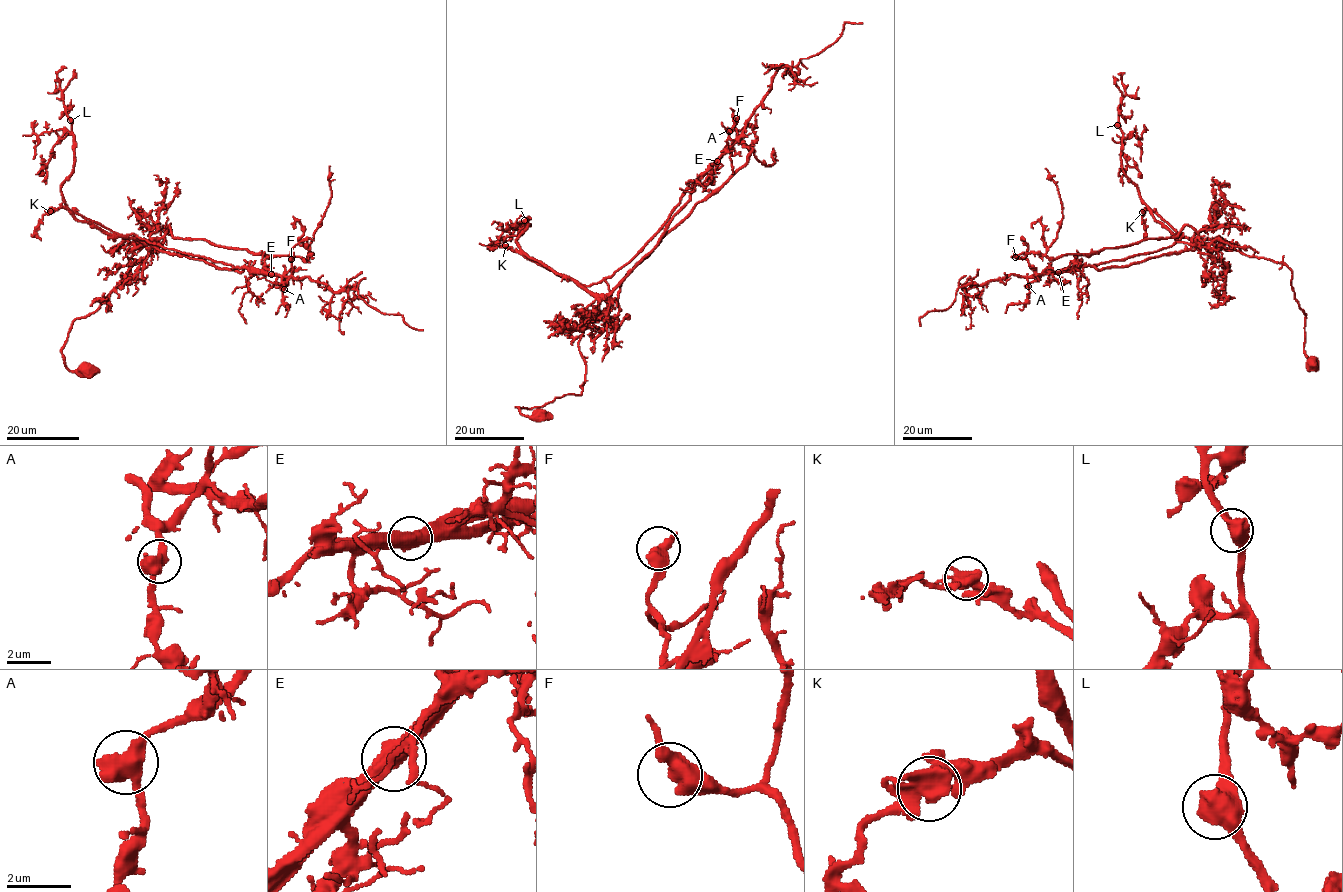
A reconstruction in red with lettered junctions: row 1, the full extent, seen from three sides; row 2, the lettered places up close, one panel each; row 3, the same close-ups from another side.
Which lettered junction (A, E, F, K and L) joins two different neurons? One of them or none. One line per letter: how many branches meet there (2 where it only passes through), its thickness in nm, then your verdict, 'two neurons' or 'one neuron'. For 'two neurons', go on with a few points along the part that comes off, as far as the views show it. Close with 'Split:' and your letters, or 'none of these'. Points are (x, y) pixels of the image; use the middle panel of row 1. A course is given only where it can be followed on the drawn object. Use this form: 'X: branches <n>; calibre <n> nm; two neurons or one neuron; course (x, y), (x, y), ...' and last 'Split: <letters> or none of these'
A: branches 2; calibre 600 nm; one neuron
E: branches 2; calibre 600 nm; two neurons; course (717, 161), (632, 258), (587, 286), (517, 252), (498, 245), (492, 249), (497, 247)
F: branches 2; calibre 600 nm; one neuron
K: branches 2; calibre 550 nm; one neuron
L: branches 2; calibre 550 nm; one neuron
Split: E

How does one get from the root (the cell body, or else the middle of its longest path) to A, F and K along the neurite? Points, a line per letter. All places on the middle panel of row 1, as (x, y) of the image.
A: (538, 413), (524, 416), (517, 406), (581, 393), (583, 312), (654, 247), (721, 154), (729, 131)
F: (538, 413), (524, 416), (517, 406), (581, 393), (583, 312), (654, 247), (693, 185), (737, 140), (736, 118)
K: (538, 413), (524, 416), (517, 406), (543, 406), (583, 390), (578, 342), (583, 312), (595, 298), (505, 245)

